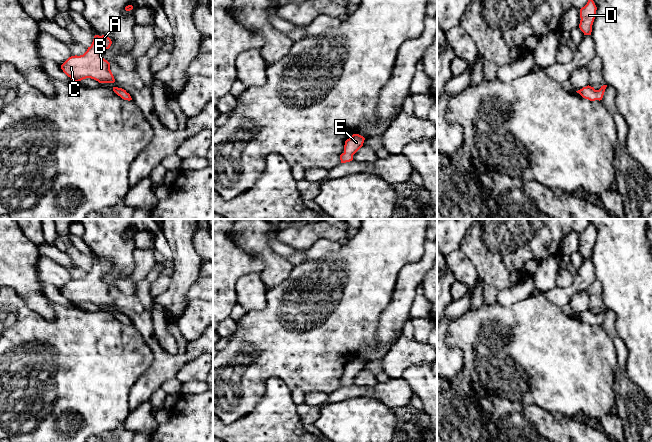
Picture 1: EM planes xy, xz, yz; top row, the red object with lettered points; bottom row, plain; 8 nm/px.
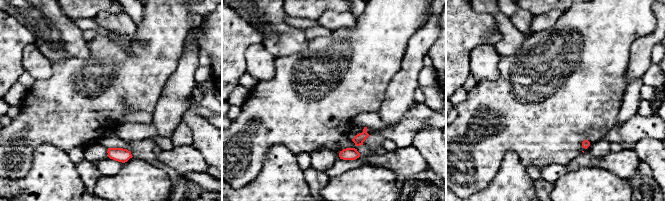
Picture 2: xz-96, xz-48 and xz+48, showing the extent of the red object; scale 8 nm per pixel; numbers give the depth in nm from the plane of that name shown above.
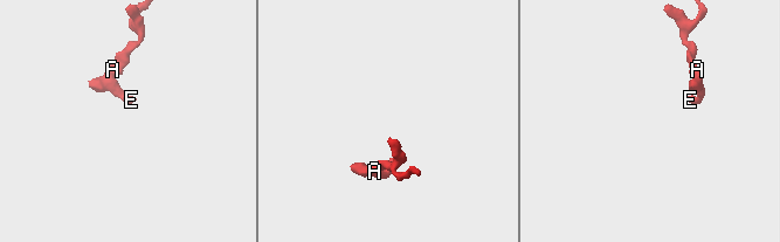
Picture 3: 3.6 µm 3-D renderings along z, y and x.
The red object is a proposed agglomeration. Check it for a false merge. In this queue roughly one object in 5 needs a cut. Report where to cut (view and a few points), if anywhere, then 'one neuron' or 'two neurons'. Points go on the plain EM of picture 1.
no cut | one neuron

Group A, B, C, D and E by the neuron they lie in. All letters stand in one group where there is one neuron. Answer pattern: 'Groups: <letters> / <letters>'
Groups: A B C D E

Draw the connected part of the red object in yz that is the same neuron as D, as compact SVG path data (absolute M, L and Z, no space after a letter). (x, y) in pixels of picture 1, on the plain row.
M589 221L587 228L580 233L579 252L584 259L591 259L592 249L596 241L597 231L592 222Z

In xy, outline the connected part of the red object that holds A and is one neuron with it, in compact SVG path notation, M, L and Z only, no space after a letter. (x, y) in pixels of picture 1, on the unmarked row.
M95 259L87 275L80 280L69 281L62 289L63 296L74 306L91 302L99 307L114 307L110 287L102 281L102 276L112 268L108 260Z

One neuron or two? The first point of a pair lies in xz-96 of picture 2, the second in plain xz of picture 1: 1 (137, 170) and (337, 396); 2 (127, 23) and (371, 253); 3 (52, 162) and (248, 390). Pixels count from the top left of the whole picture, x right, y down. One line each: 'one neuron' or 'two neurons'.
1: two neurons
2: two neurons
3: two neurons

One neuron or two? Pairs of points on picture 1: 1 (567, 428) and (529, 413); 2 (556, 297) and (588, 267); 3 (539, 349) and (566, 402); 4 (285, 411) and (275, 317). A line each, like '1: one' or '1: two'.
1: one
2: one
3: one
4: two

